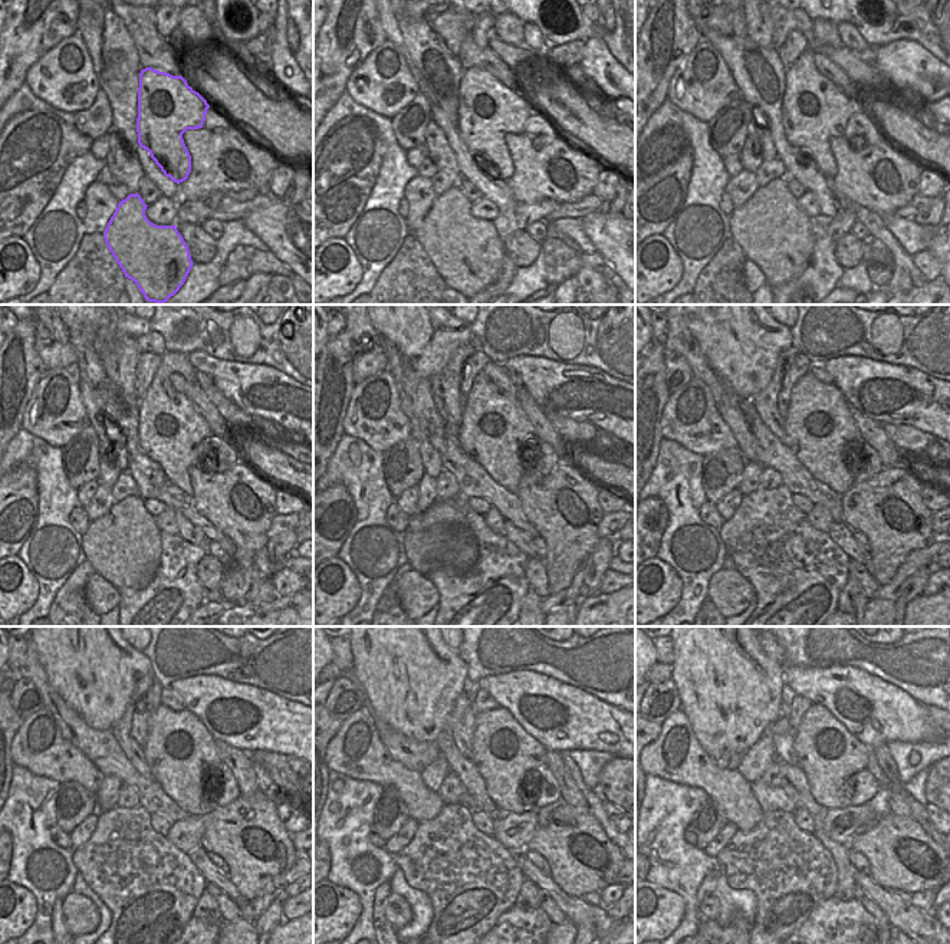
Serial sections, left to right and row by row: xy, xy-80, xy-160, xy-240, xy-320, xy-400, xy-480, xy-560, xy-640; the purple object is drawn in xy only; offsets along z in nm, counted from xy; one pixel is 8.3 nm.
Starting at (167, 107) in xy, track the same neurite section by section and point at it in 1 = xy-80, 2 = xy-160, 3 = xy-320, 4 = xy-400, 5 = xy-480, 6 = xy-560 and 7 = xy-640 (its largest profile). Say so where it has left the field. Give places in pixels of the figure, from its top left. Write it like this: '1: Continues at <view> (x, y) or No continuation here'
1: Continues at xy-80 (487, 109)
2: Continues at xy-160 (814, 109)
3: Continues at xy-320 (493, 426)
4: Continues at xy-400 (819, 423)
5: Continues at xy-480 (180, 752)
6: Continues at xy-560 (503, 753)
7: Continues at xy-640 (828, 753)

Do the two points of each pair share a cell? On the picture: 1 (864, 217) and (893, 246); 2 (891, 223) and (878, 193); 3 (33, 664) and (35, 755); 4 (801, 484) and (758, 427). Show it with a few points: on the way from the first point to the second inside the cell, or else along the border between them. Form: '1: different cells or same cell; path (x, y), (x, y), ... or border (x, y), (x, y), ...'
1: same cell; path (871, 223), (887, 239)
2: different cells; border (894, 214), (883, 217)
3: different cells; border (43, 707), (53, 716), (62, 736)
4: same cell; path (791, 470), (765, 441)

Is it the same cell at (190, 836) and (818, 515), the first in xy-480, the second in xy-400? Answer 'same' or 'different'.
same

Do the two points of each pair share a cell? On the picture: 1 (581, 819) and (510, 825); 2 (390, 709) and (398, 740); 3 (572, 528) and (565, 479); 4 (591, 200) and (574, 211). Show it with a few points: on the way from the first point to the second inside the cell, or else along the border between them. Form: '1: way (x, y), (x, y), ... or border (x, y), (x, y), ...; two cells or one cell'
1: border (536, 828), (523, 848); two cells
2: border (371, 707), (383, 720), (406, 736), (427, 743); two cells
3: way (561, 516), (565, 492); one cell
4: way (587, 204), (578, 210); one cell

